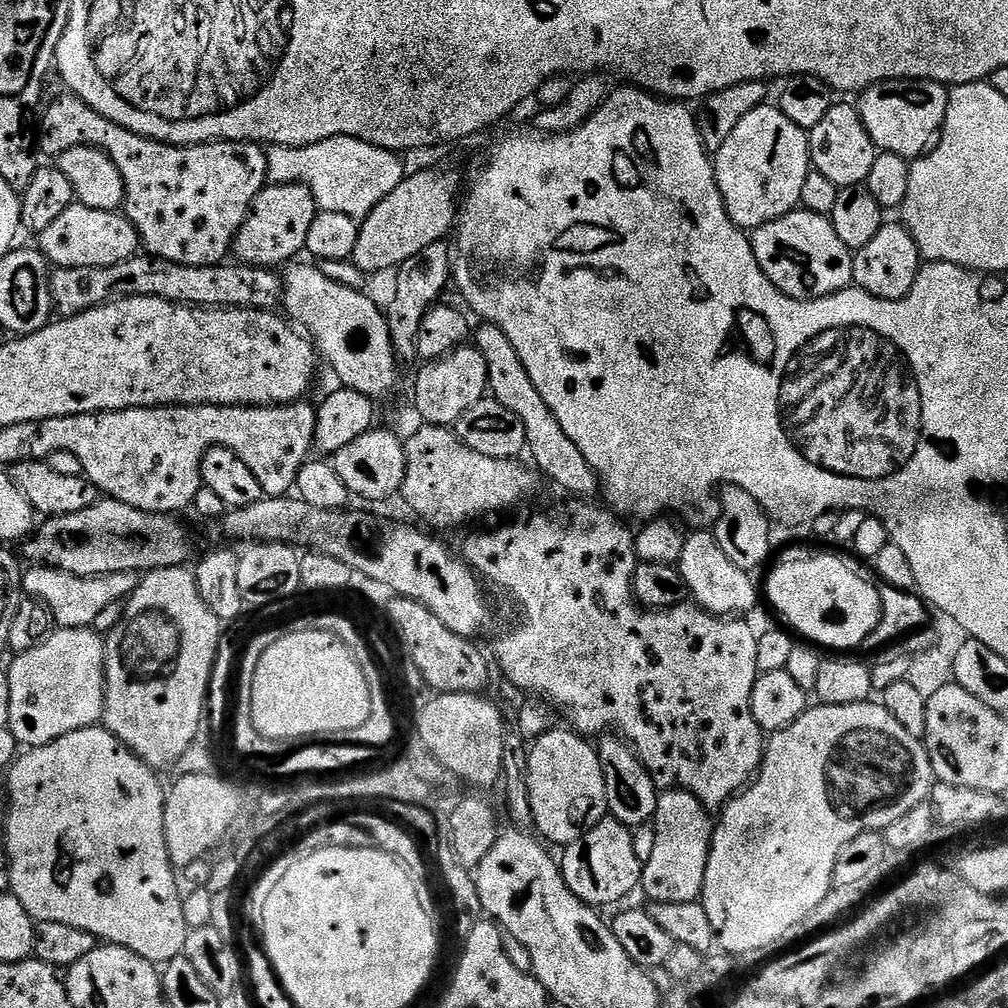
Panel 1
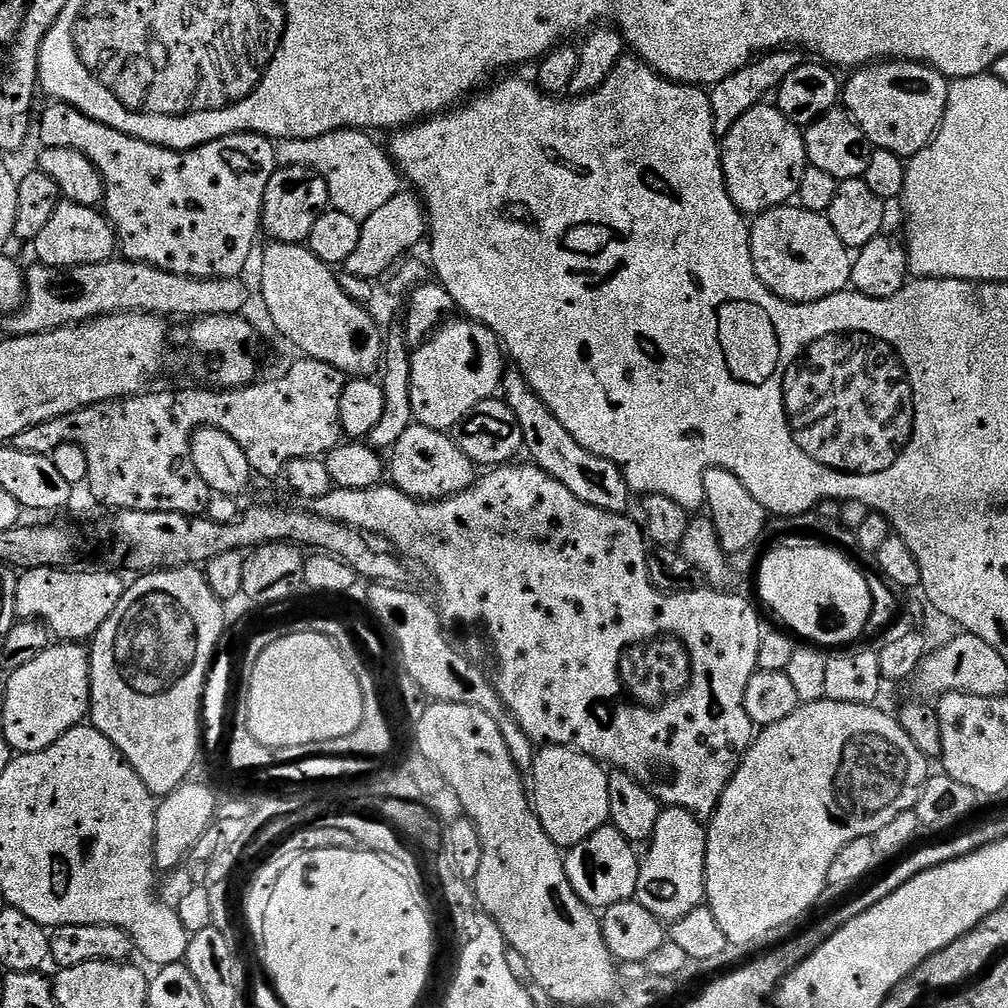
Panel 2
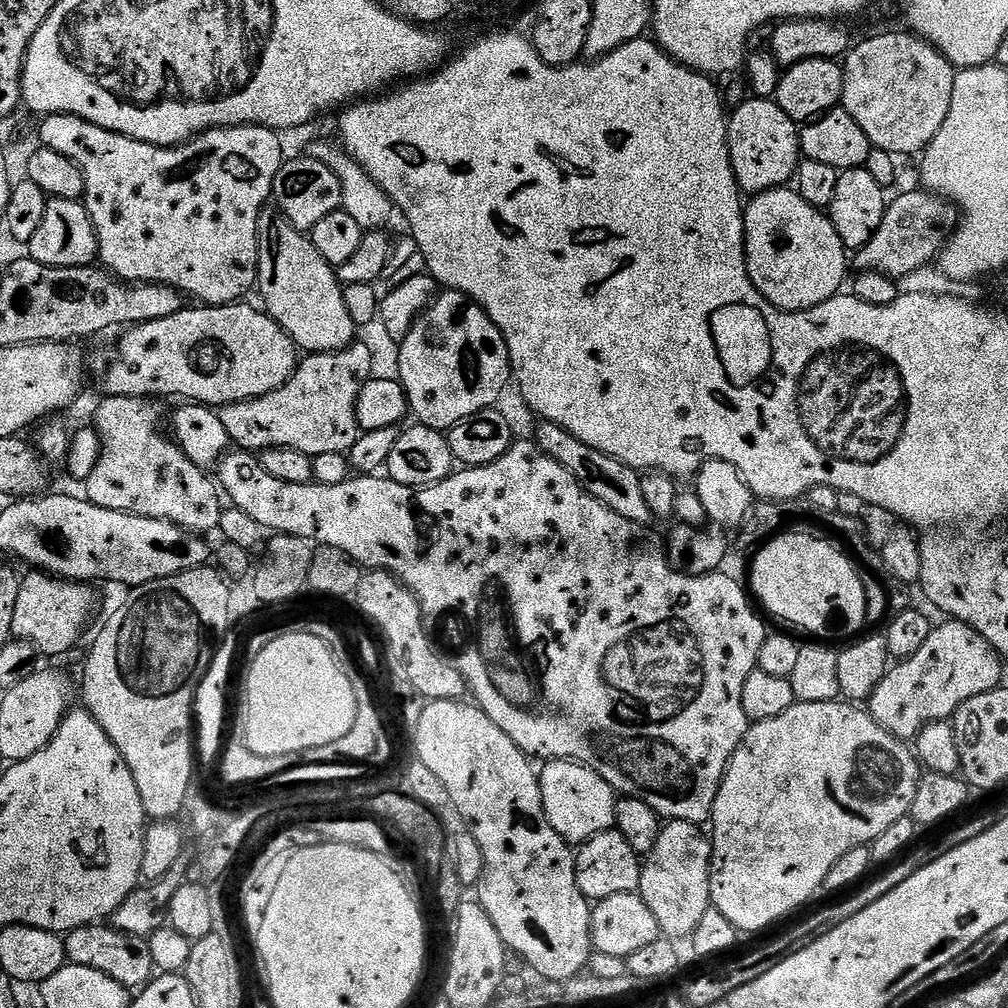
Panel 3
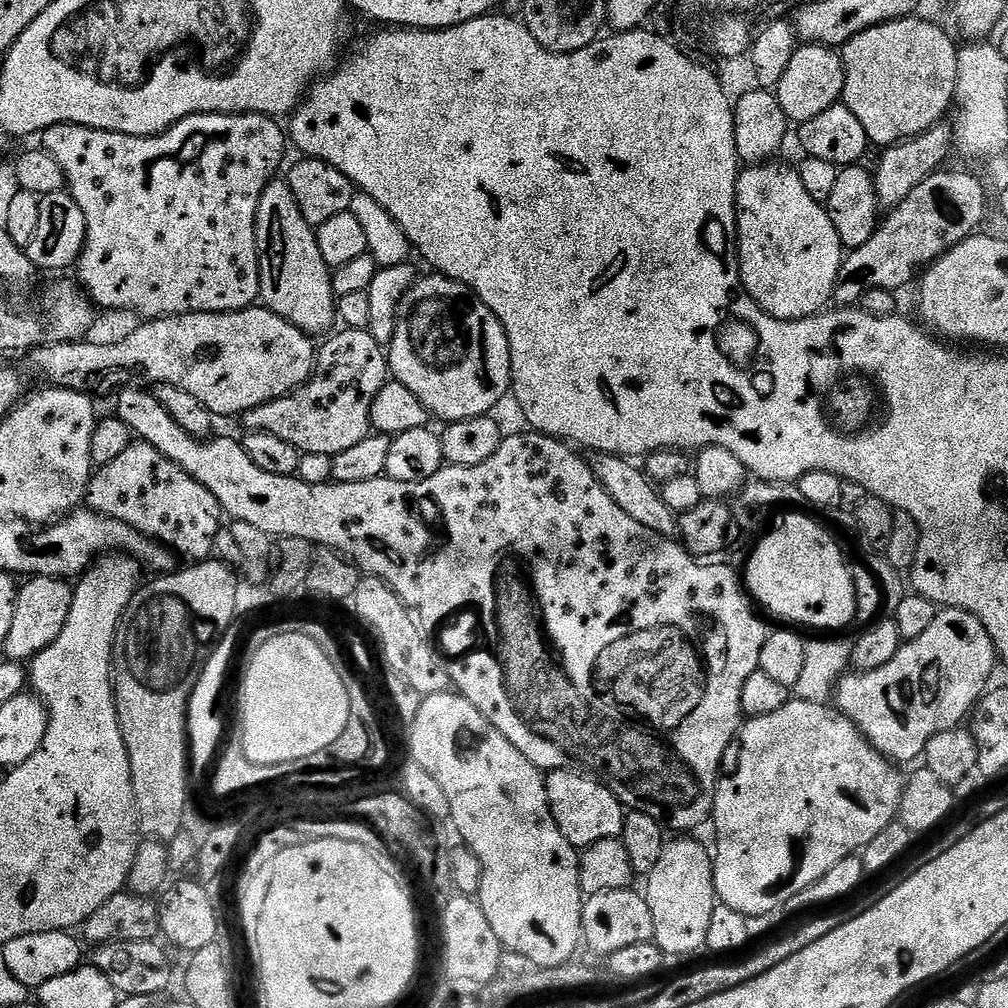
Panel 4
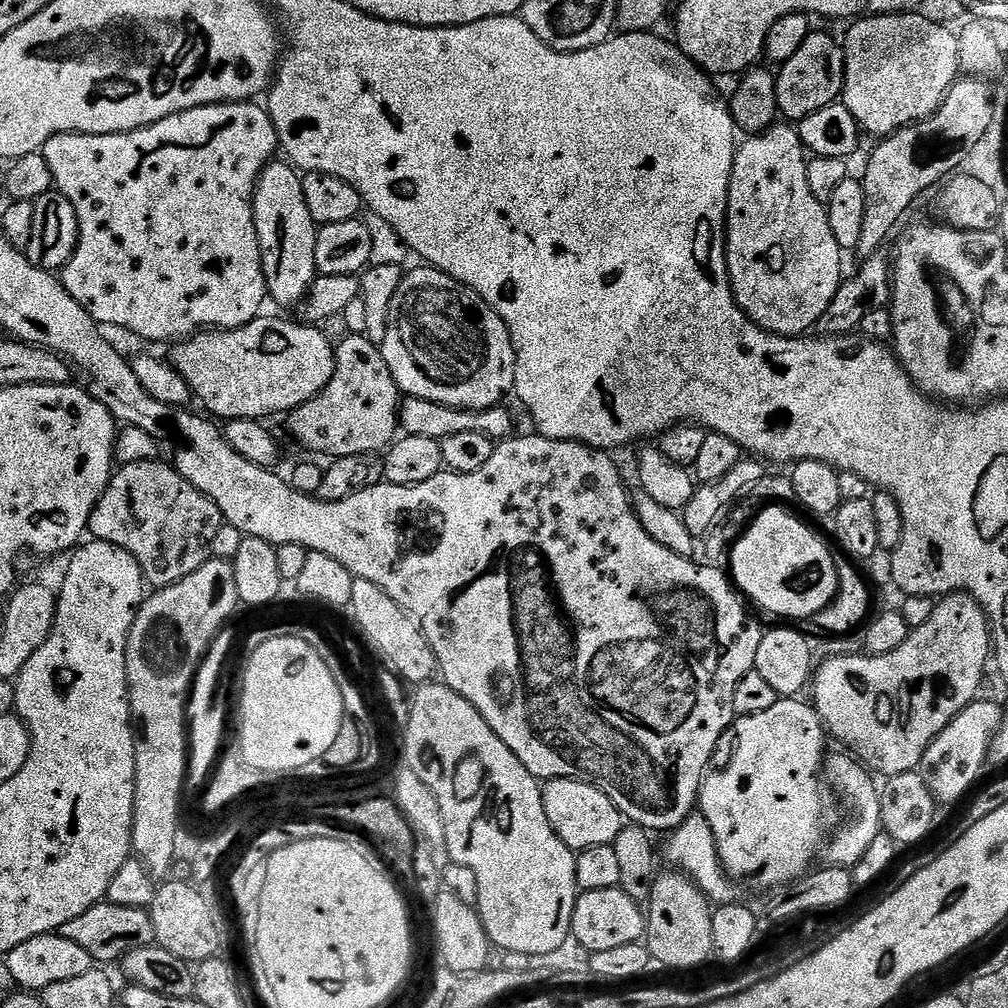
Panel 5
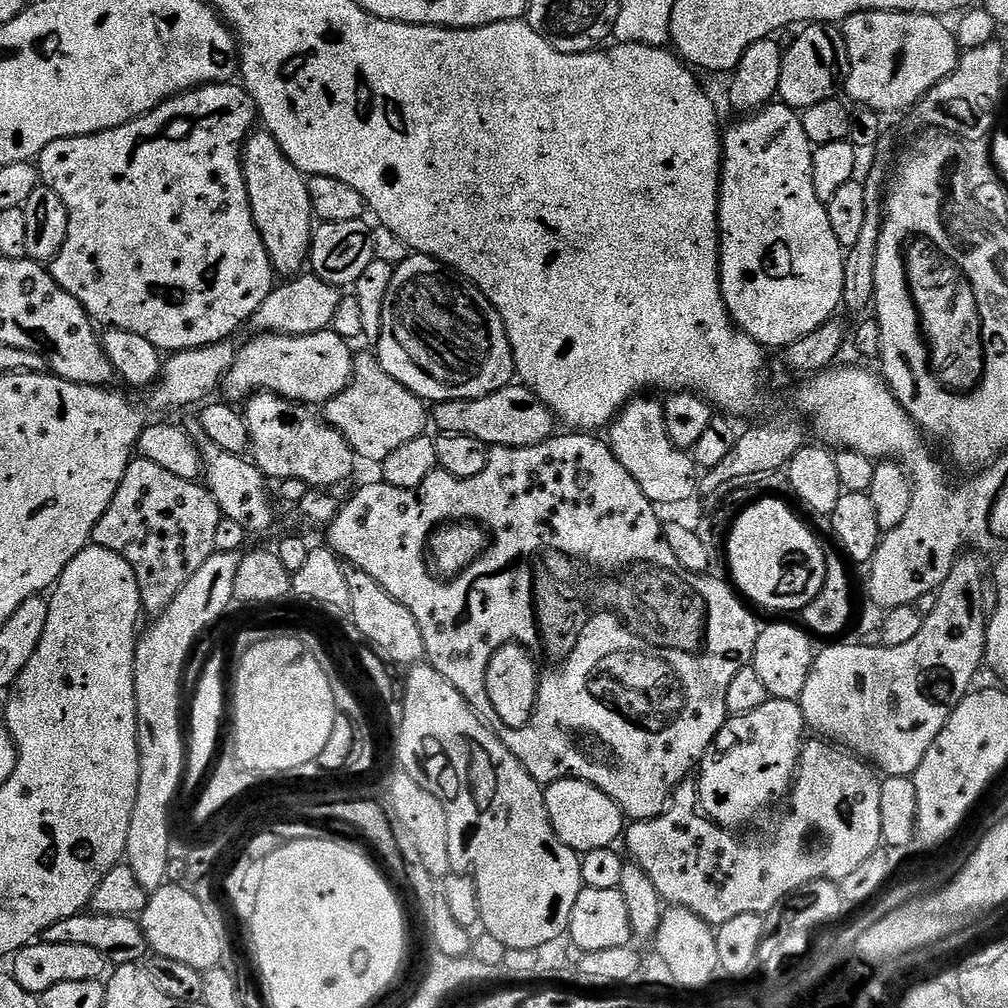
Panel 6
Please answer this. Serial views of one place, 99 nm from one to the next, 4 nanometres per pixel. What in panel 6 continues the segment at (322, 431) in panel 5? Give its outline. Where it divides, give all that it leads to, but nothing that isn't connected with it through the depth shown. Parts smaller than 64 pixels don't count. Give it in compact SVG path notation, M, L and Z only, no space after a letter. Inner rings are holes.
M357 355L353 359L352 381L323 405L322 415L331 428L346 438L361 461L383 462L387 456L394 454L394 450L398 450L398 446L406 446L406 442L425 435L430 428L429 405L406 390L402 382L390 378L375 355Z

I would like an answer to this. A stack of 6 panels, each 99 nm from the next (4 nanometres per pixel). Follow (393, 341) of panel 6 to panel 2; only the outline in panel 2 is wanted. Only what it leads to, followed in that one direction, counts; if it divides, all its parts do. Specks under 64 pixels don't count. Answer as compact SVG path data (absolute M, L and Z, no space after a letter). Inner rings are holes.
M453 318L441 324L412 352L410 406L413 421L442 433L455 429L478 402L493 399L501 391L506 371L504 360L506 352L500 337L485 324L467 318Z

